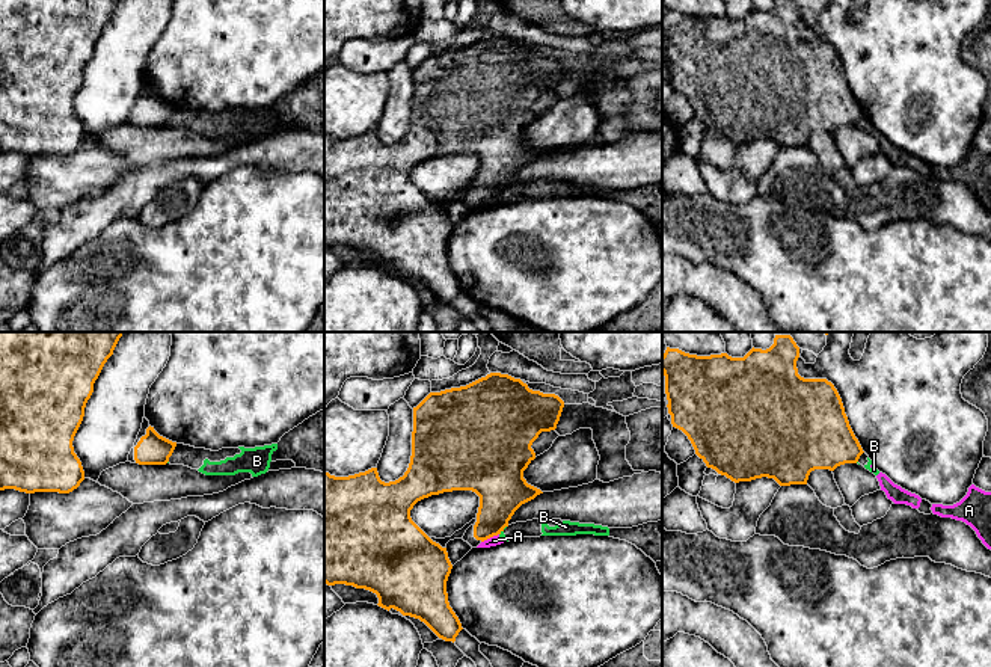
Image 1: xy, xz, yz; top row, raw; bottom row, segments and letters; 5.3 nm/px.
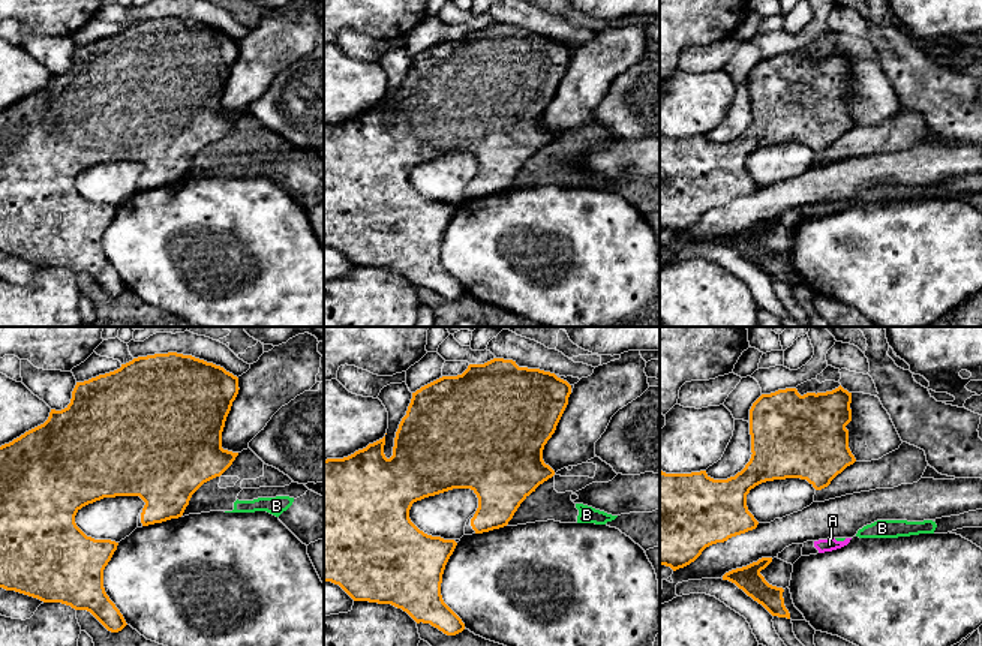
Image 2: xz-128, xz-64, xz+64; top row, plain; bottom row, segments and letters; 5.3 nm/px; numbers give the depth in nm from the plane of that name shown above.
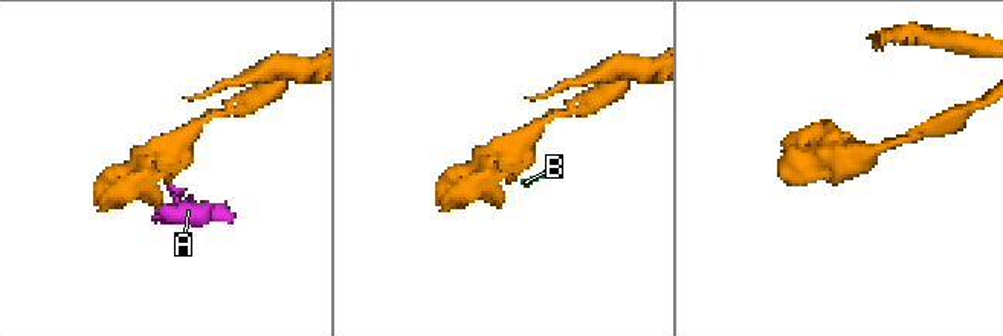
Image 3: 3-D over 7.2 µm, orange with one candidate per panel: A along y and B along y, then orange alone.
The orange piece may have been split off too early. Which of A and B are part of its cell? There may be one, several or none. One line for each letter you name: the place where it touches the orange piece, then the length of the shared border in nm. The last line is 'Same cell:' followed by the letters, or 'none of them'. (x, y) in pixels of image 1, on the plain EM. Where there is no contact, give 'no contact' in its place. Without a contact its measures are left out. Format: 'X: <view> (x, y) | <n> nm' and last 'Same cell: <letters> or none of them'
Same cell: none of them

